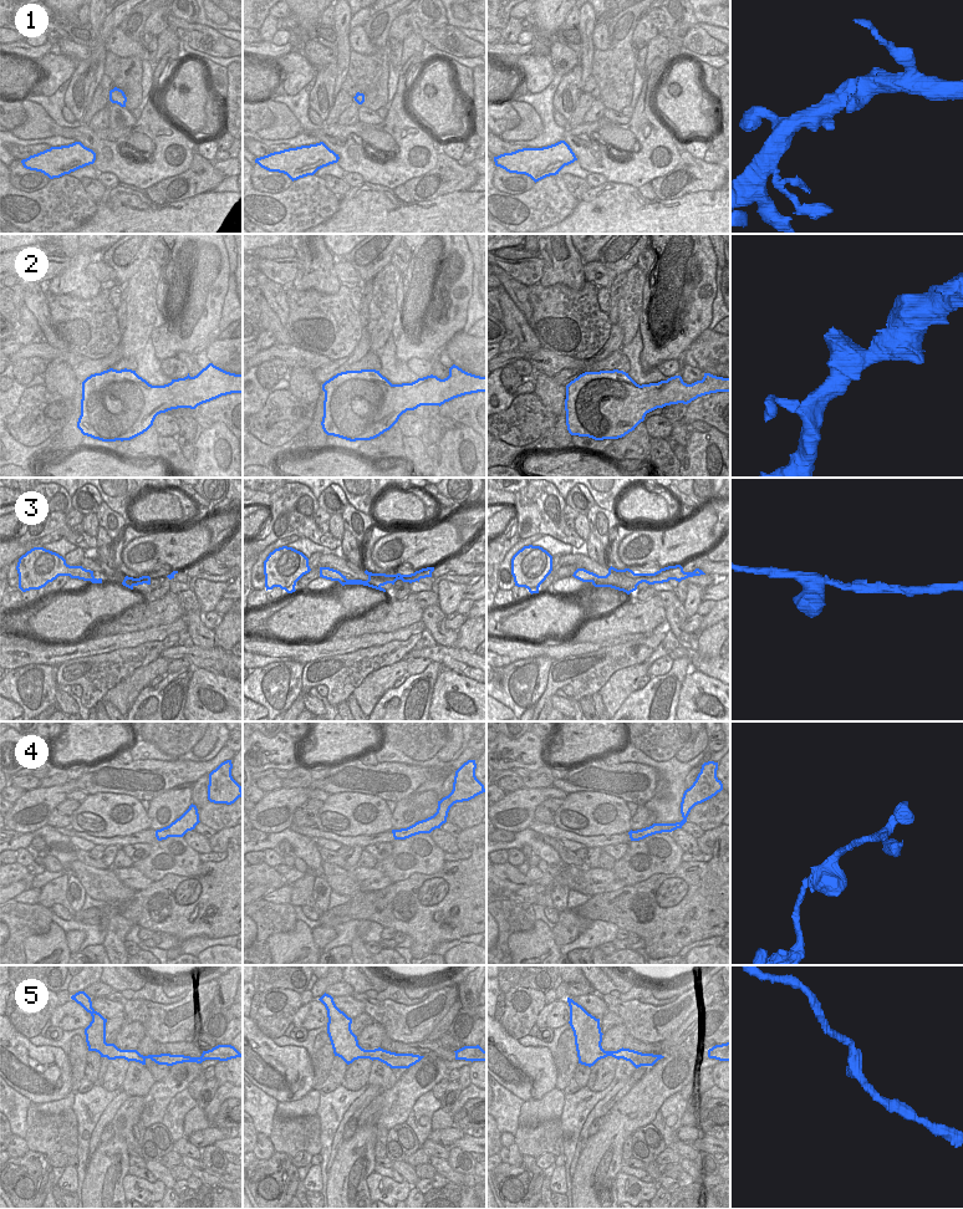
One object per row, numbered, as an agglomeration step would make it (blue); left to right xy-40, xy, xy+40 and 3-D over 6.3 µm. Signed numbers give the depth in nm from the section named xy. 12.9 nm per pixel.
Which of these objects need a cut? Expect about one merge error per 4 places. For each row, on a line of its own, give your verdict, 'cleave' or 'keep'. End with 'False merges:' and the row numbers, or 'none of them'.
1: keep
2: keep
3: keep
4: keep
5: keep
False merges: none of them

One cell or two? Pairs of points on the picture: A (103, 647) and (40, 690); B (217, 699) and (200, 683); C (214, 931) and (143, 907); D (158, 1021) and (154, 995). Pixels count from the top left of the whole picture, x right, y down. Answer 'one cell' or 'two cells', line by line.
A: two cells
B: one cell
C: one cell
D: two cells

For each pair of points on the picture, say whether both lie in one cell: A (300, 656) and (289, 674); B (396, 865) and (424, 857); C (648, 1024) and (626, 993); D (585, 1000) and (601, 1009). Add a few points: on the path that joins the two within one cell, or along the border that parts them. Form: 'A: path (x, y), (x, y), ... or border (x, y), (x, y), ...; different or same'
A: border (305, 662), (270, 662), (268, 664); different
B: path (403, 862), (408, 857), (417, 857); same
C: border (618, 998), (621, 1000), (637, 1000), (660, 1006); different
D: path (589, 1003), (597, 1008); same

